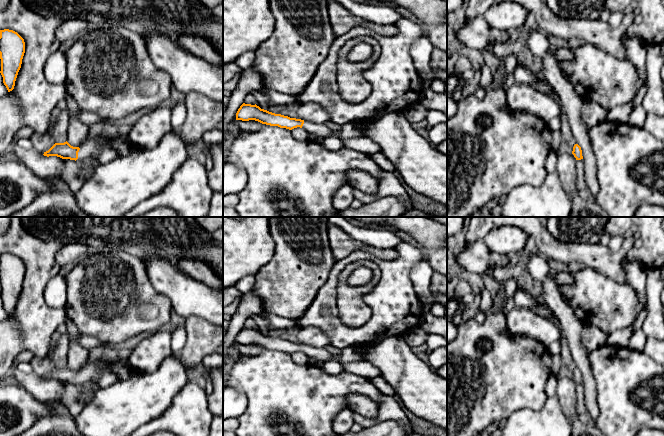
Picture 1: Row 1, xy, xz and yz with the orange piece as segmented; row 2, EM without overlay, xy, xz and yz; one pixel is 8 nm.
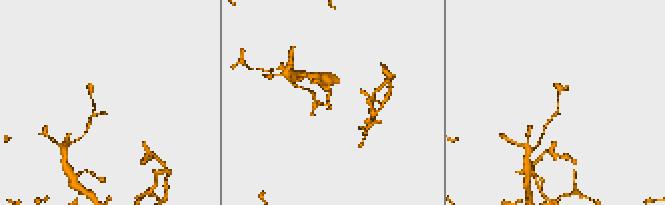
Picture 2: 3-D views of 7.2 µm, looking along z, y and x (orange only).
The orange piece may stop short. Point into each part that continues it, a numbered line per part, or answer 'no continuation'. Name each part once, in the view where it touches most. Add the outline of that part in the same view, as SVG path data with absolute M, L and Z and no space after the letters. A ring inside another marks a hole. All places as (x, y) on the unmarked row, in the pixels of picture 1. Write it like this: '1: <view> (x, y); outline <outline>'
1: xy (93, 371); outline M98 360L83 366L79 370L78 385L86 384L90 381L98 381L106 372L114 373L119 380L127 379L133 371L126 360L110 361Z

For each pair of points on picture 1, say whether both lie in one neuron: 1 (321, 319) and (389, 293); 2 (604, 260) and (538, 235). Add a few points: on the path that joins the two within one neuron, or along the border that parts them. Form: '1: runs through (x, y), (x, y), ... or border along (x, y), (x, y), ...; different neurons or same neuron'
1: runs through (341, 332), (364, 332), (383, 313); same neuron
2: runs through (588, 255), (583, 253), (562, 253), (554, 250); same neuron

